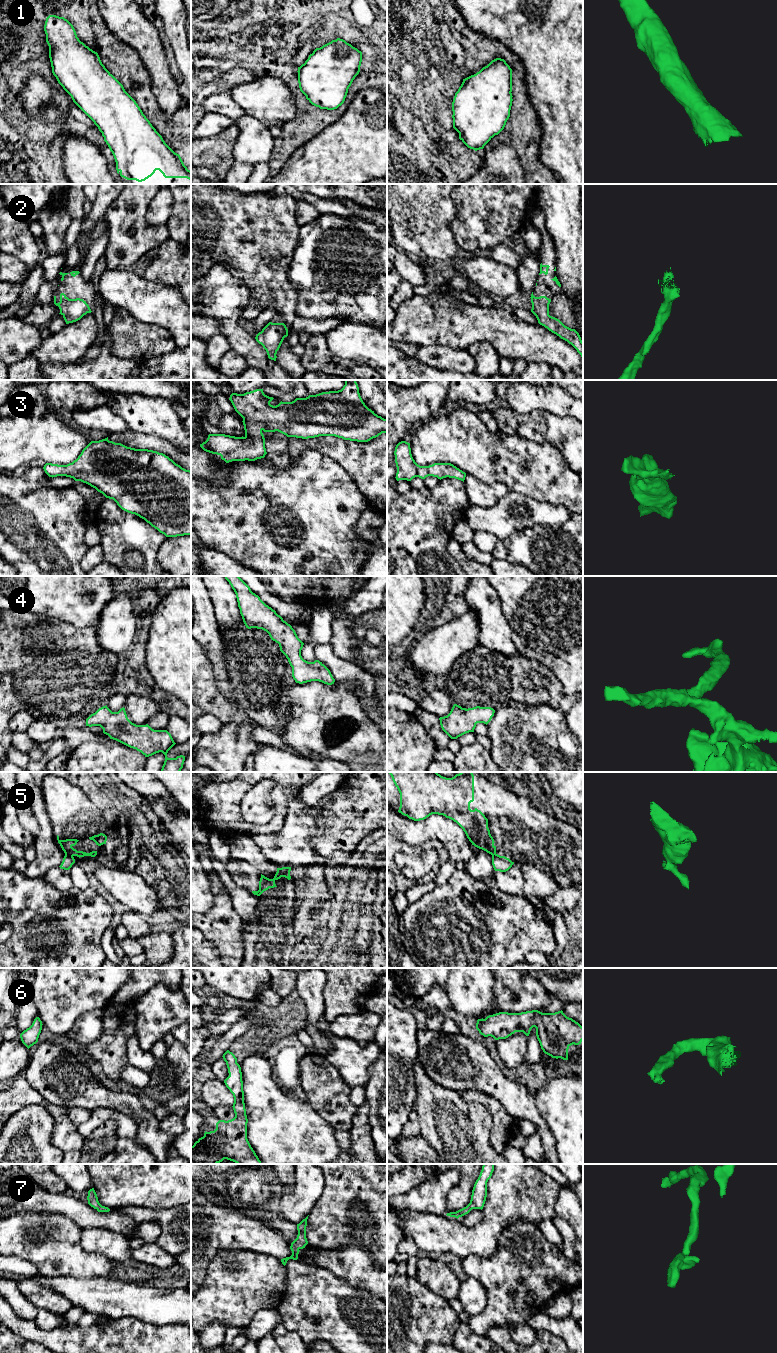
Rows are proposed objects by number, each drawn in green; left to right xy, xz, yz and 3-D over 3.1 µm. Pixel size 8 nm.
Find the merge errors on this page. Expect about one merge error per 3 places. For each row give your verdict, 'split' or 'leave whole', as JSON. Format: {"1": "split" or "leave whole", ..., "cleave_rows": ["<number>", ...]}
{"1": "leave whole", "2": "leave whole", "3": "leave whole", "4": "leave whole", "5": "split", "6": "leave whole", "7": "leave whole", "cleave_rows": ["5"]}

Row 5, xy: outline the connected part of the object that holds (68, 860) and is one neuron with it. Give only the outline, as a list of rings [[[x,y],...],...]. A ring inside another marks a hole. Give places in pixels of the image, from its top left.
[[[65,853],[63,861],[59,867],[64,870],[69,870],[74,863],[75,863],[74,857]]]

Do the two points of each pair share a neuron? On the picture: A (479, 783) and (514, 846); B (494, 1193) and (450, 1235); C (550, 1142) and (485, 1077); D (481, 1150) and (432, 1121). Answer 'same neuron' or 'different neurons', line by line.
A: same neuron
B: same neuron
C: same neuron
D: same neuron

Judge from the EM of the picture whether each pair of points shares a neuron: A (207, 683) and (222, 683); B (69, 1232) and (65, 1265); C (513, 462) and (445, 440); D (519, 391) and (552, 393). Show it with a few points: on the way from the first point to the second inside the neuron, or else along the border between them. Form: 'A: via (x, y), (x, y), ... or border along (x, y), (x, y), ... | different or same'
A: border along (209, 660), (215, 676), (215, 686), (231, 700) | different
B: via (65, 1240), (65, 1257) | same
C: via (496, 453), (480, 453), (462, 440) | same
D: via (527, 395), (544, 395) | same

